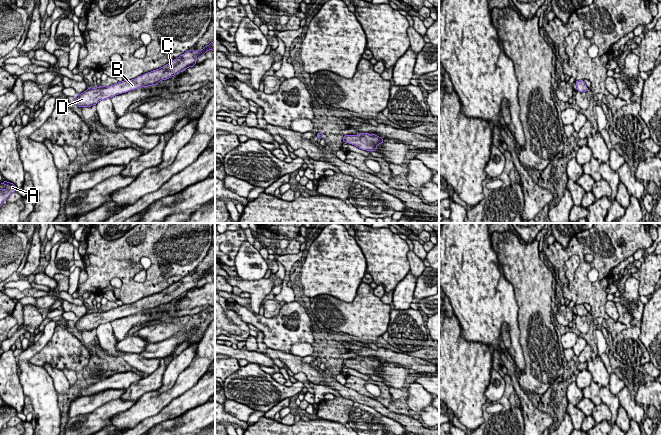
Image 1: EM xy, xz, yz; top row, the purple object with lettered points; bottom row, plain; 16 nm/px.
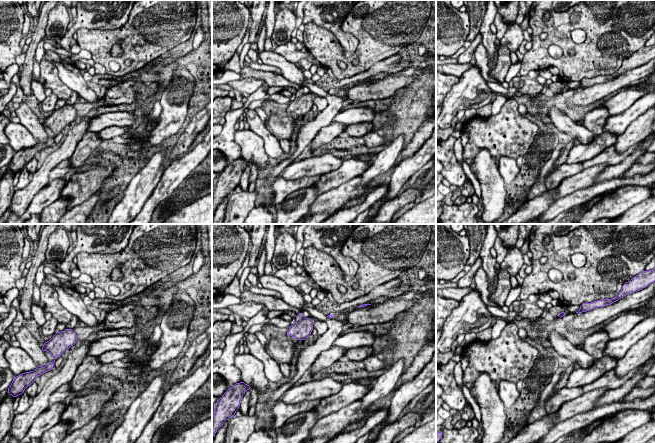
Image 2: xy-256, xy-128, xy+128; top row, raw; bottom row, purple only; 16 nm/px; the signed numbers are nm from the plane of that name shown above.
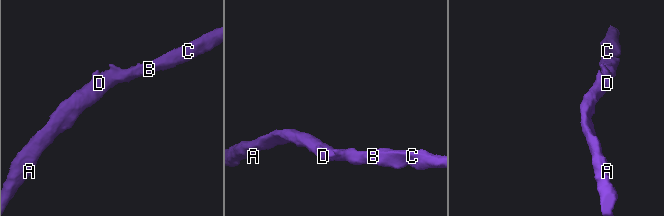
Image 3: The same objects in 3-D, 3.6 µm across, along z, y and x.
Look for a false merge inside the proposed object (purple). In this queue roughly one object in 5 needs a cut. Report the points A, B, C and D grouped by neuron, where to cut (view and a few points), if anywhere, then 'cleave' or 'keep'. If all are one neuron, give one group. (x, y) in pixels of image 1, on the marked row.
A B C D; no cut; keep

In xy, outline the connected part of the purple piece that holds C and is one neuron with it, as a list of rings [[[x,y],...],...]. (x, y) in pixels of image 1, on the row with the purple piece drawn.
[[[215,41],[211,42],[206,47],[203,47],[202,50],[186,51],[184,54],[180,55],[160,69],[145,73],[135,79],[124,80],[108,87],[103,85],[98,86],[97,88],[89,87],[86,91],[75,97],[75,103],[80,108],[91,107],[92,105],[96,105],[100,100],[110,99],[113,96],[138,89],[140,87],[159,84],[161,80],[167,80],[173,75],[176,75],[181,71],[185,71],[188,67],[193,67],[196,65],[197,58],[199,59],[201,55],[205,55],[208,50],[213,49],[215,49]]]

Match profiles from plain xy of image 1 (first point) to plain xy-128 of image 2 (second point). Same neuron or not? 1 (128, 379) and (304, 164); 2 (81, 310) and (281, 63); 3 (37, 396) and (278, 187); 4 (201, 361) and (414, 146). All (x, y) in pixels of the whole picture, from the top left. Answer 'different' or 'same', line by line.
1: same
2: different
3: different
4: same

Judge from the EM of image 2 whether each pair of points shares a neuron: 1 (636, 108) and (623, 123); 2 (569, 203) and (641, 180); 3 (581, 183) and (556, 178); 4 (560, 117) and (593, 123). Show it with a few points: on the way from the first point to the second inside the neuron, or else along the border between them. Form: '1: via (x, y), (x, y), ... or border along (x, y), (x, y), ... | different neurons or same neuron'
1: via (632, 112), (625, 119) | same neuron
2: via (587, 195), (595, 190), (623, 181) | same neuron
3: border along (583, 169), (565, 177), (557, 186), (550, 190) | different neurons
4: border along (583, 125), (594, 134) | different neurons

